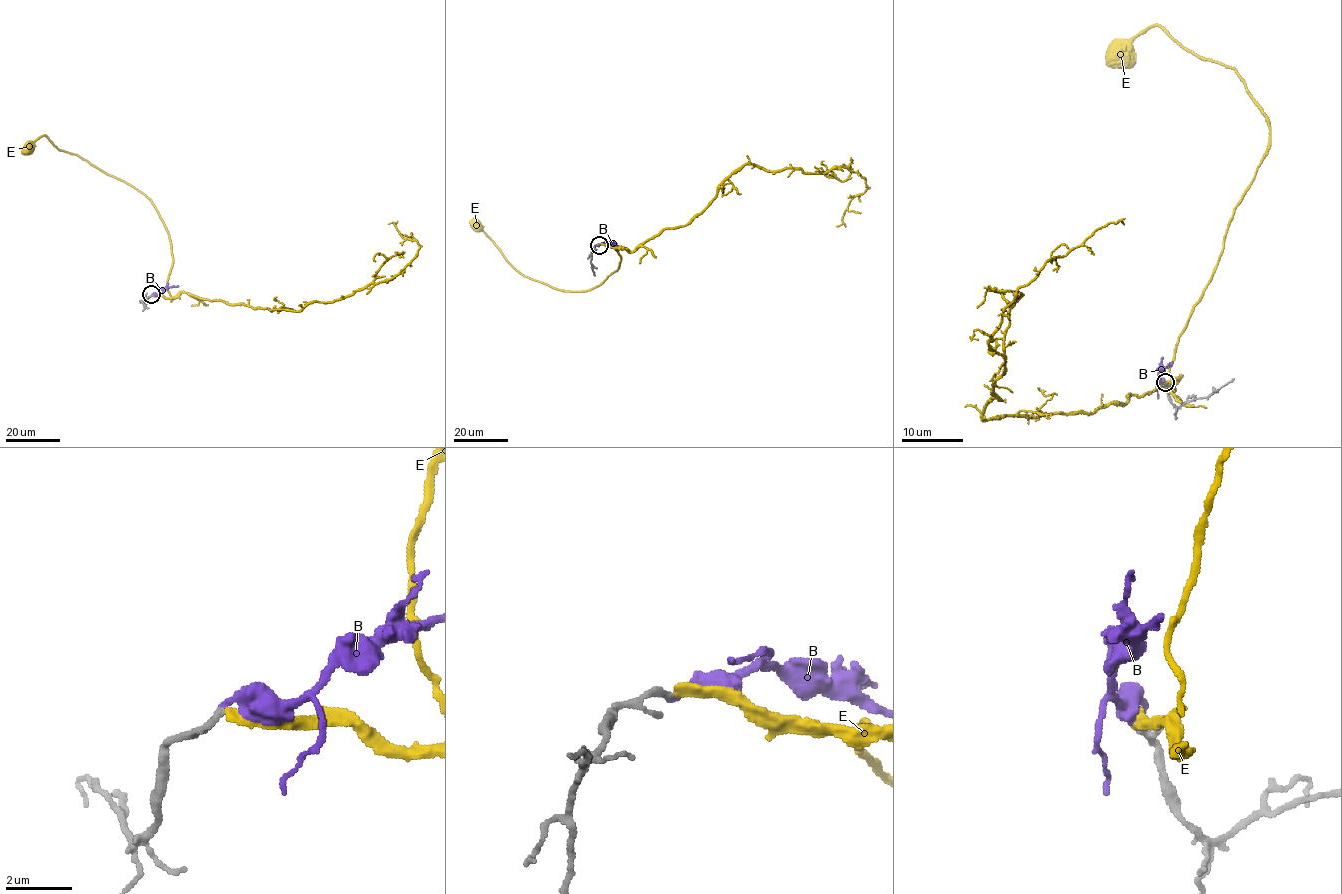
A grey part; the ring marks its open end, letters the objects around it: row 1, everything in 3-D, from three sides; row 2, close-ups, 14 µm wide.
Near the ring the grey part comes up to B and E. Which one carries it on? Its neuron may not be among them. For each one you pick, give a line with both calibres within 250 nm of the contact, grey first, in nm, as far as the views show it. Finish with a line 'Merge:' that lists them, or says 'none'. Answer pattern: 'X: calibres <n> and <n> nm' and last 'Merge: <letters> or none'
B: calibres 200 and 280 nm
Merge: B

